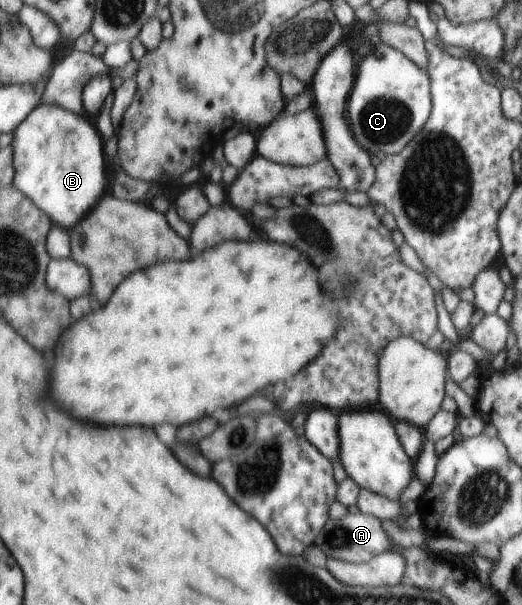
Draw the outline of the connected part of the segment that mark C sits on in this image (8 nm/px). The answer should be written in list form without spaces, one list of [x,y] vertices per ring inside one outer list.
[[[382,42],[378,43],[374,47],[373,53],[366,55],[359,61],[357,81],[354,82],[353,93],[350,94],[349,106],[346,107],[346,110],[348,110],[348,117],[350,117],[350,127],[353,127],[358,143],[361,143],[366,151],[370,151],[371,154],[382,151],[387,156],[398,154],[418,135],[418,131],[424,127],[430,117],[430,78],[426,70],[405,53]]]

